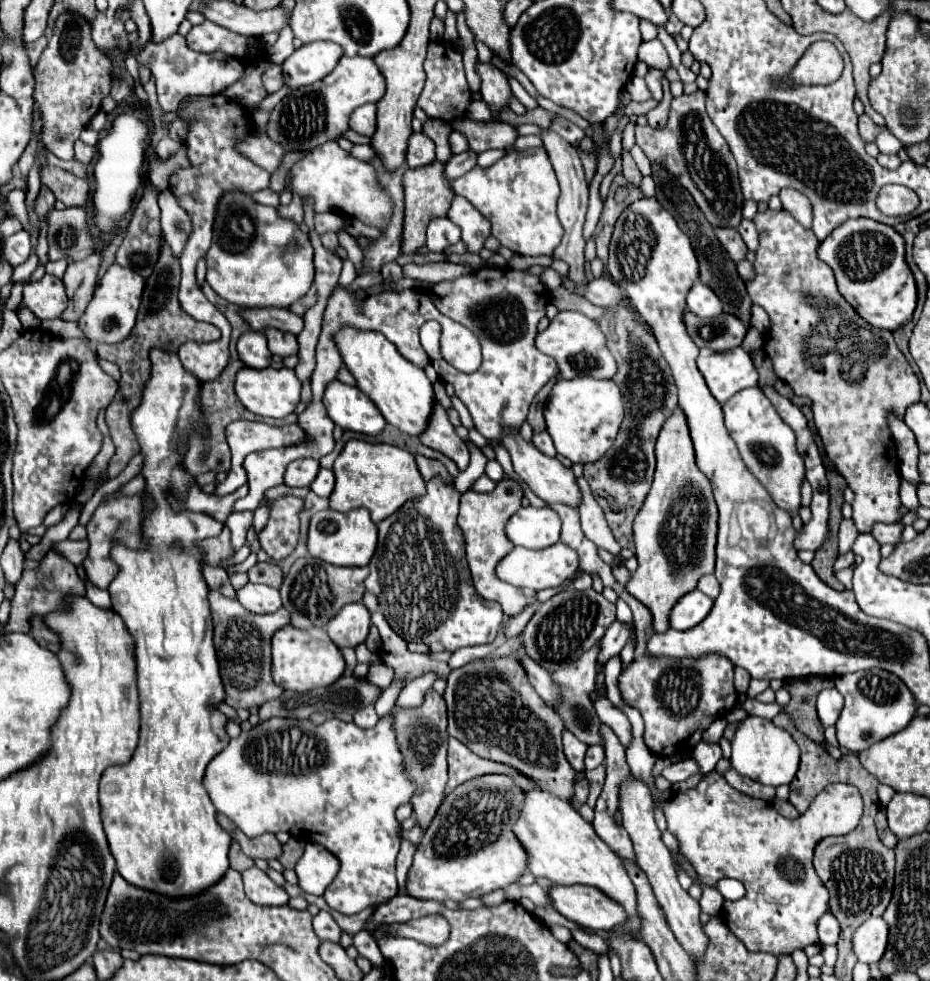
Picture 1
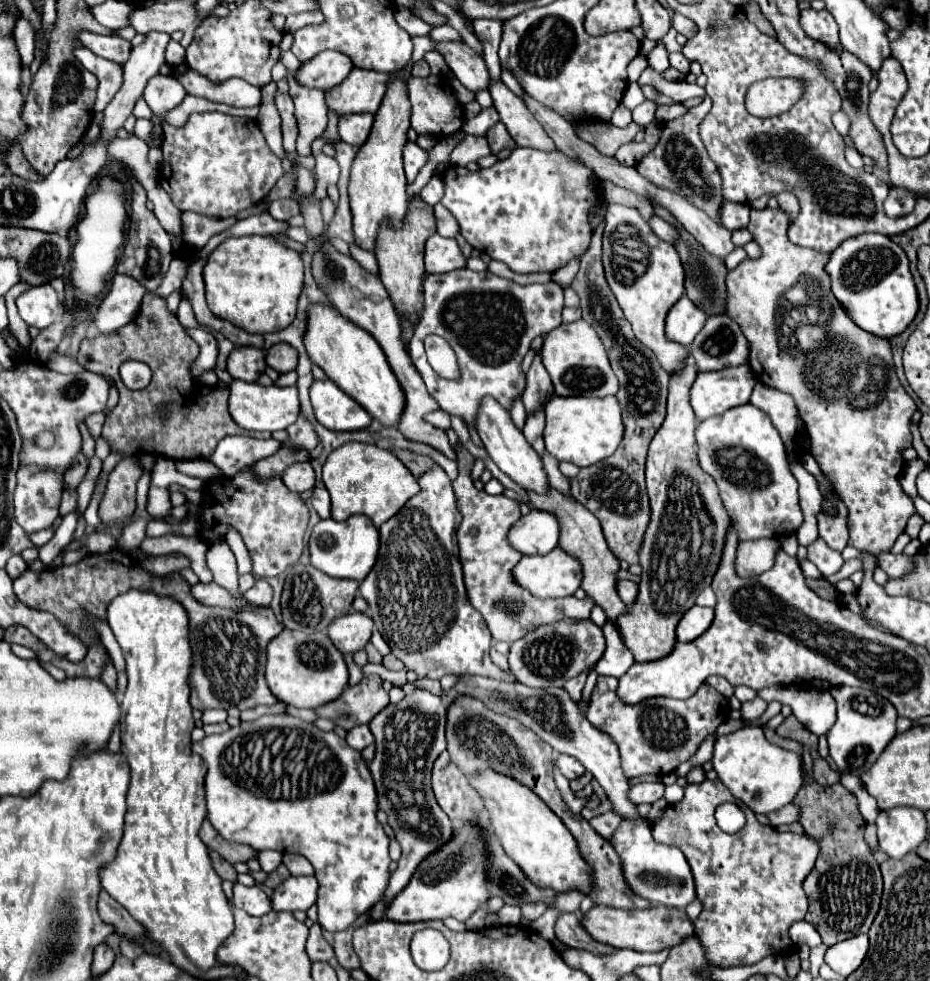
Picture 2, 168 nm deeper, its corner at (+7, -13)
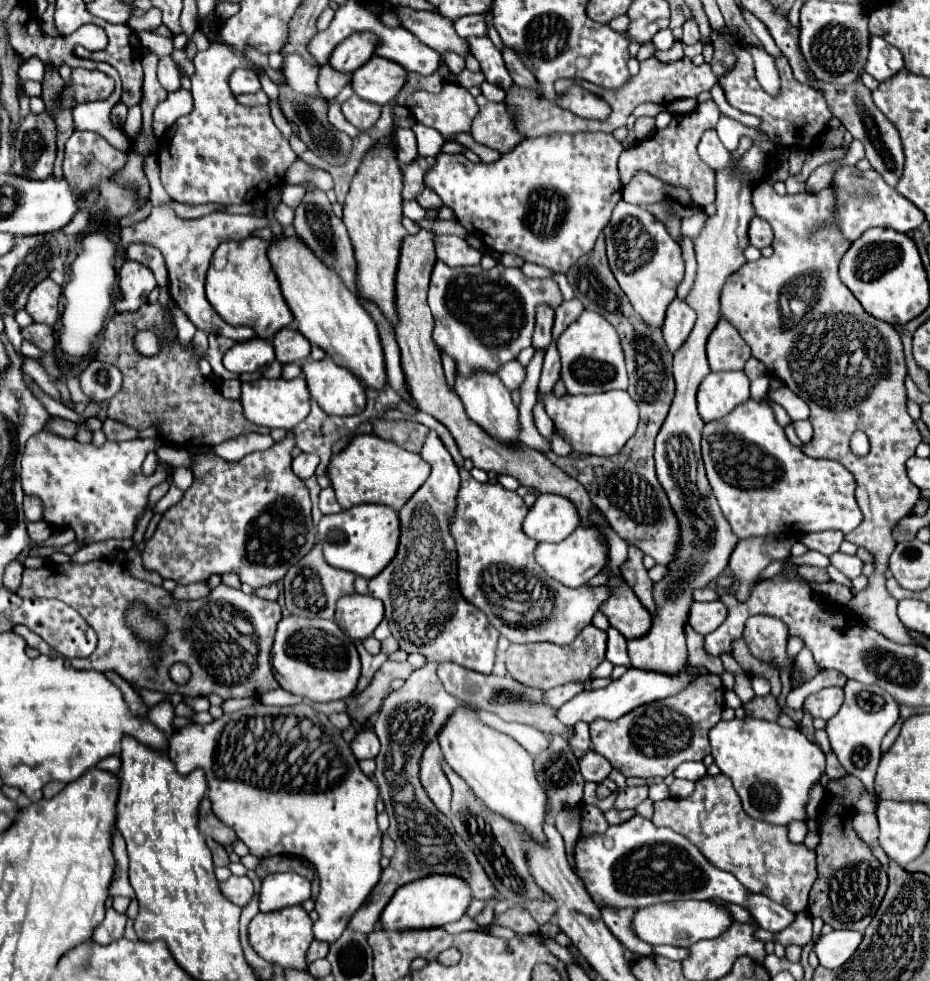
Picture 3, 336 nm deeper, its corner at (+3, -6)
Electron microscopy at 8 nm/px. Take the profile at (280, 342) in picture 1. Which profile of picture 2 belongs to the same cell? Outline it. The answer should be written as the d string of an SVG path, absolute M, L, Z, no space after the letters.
M281 342L281 344L275 344L275 346L271 346L267 350L265 360L267 360L267 366L271 366L273 370L277 370L279 374L291 372L297 366L297 350L291 348L289 344Z

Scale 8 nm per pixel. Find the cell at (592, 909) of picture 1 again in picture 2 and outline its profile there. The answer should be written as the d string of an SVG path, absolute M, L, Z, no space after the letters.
M593 904L581 916L581 926L597 942L611 946L609 938L613 938L613 948L631 948L639 952L659 952L667 946L677 946L679 942L683 942L693 934L693 924L687 920L685 912L663 906L651 910L619 910L611 906Z

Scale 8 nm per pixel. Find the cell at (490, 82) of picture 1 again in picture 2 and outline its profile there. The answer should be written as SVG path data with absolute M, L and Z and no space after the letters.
M437 42L435 48L445 56L445 62L467 90L489 90L491 78L487 74L485 62L469 46L455 42Z

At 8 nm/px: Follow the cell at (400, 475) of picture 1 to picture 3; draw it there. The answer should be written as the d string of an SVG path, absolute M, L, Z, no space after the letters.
M373 433L357 435L337 457L331 459L327 469L337 501L343 509L361 503L383 503L401 509L429 477L429 471L431 467L419 453L411 453Z

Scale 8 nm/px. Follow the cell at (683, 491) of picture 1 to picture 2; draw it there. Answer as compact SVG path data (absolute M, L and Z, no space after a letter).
M687 358L685 368L671 376L667 418L651 440L647 454L645 474L651 522L639 548L639 564L643 572L633 606L617 618L623 642L637 662L659 660L673 650L677 642L675 626L695 604L697 594L711 584L731 522L721 504L715 480L703 472L697 462L695 428L699 422L689 406L689 388L695 374L697 366Z

